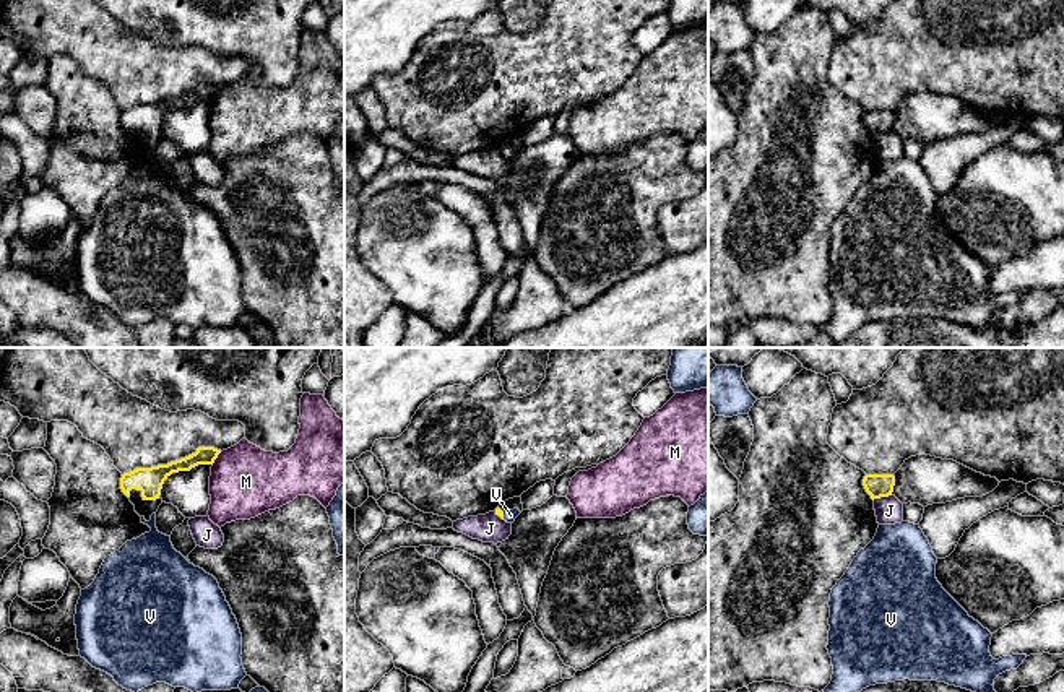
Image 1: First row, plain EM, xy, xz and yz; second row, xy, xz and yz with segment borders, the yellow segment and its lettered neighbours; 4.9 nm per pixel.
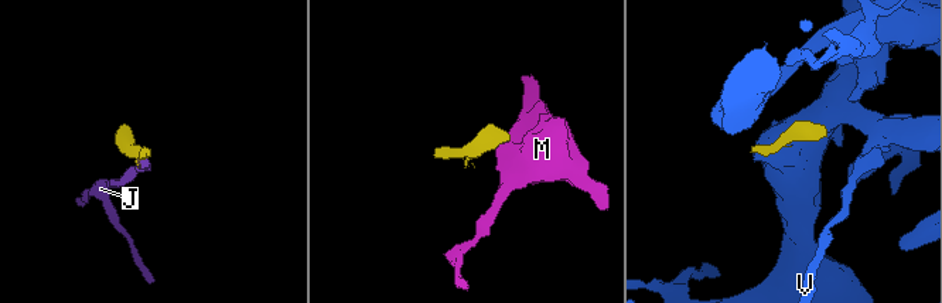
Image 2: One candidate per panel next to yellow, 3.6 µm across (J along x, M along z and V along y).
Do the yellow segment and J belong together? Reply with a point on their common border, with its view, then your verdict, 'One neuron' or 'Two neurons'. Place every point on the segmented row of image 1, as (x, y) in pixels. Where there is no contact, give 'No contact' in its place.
Touches yellow at yz (881, 496). Two neurons

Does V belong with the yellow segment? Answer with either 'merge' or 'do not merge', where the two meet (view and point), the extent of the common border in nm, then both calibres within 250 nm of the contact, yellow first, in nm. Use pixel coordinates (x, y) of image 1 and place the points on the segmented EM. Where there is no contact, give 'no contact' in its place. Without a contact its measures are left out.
merge | xz (502, 515) | 40 nm | 40/60 nm

